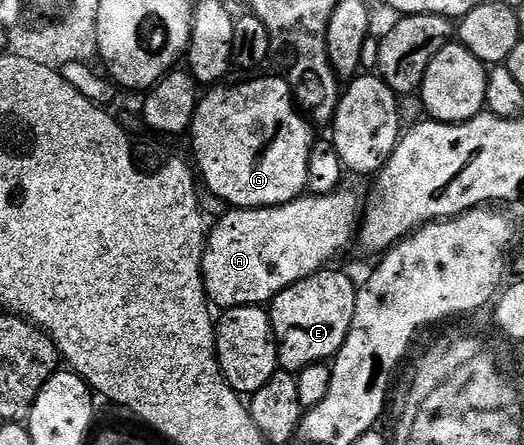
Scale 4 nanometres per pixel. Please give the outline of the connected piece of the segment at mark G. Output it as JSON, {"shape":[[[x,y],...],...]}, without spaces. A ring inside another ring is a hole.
{"shape":[[[261,76],[250,77],[253,78],[250,82],[237,87],[214,85],[210,89],[213,91],[198,101],[191,127],[193,154],[197,157],[195,166],[204,189],[221,197],[229,208],[238,210],[282,206],[302,197],[307,190],[307,170],[315,141],[314,127],[310,119],[299,109],[293,97],[293,89],[284,77],[257,77]]]}

